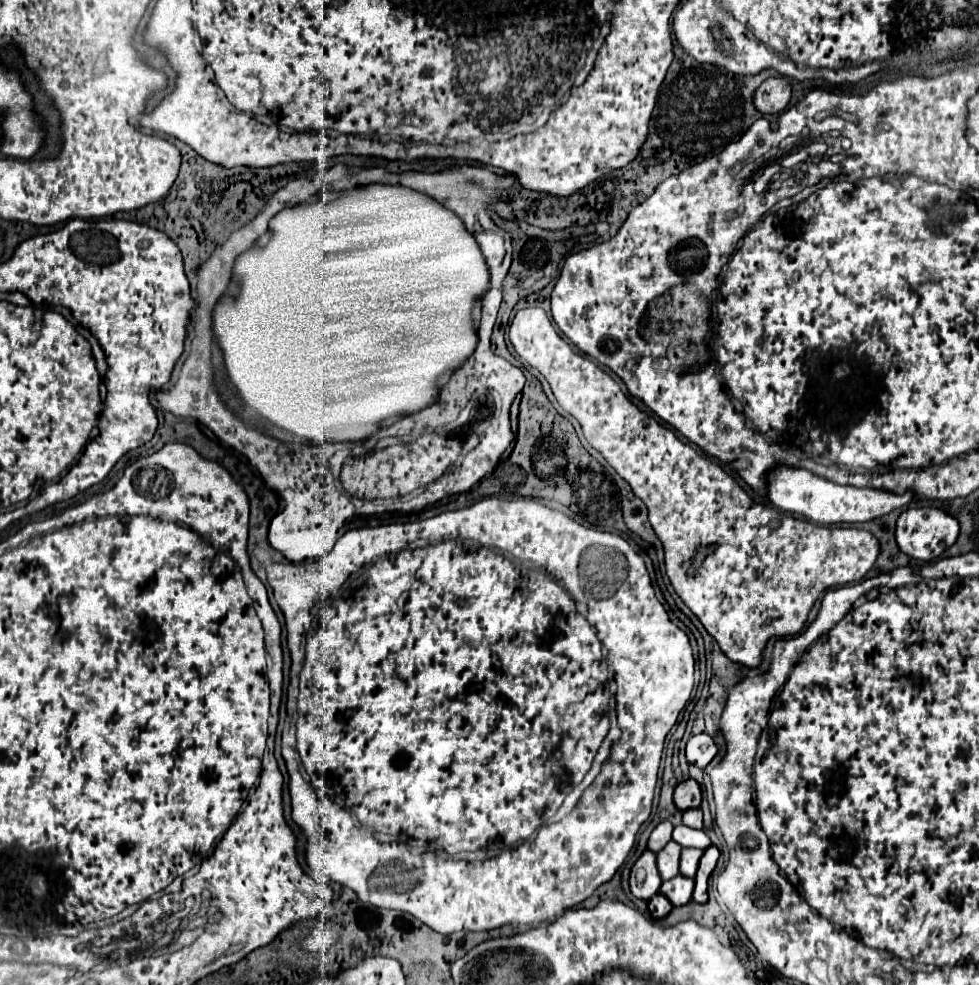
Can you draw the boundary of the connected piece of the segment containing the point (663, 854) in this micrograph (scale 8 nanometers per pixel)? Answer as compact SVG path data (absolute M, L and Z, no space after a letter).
M668 842L658 854L656 854L656 864L662 880L670 880L678 876L678 862L680 862L680 850L682 846L676 842Z

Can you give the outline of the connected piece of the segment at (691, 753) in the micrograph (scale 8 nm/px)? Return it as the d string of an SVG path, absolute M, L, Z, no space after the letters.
M706 732L692 736L686 744L686 758L690 764L696 764L698 768L706 768L716 754L718 746Z

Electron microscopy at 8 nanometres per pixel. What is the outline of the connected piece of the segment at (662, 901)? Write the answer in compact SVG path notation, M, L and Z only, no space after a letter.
M656 894L656 896L652 896L648 900L648 910L650 910L654 920L660 920L672 910L672 904L670 904L670 900L664 894Z

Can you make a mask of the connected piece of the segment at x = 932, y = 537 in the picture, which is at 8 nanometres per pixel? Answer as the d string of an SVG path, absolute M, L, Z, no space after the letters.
M920 506L920 508L904 510L900 514L898 524L896 524L896 542L898 542L900 550L904 554L908 554L910 558L928 562L932 558L938 558L946 548L950 548L956 542L958 532L960 532L958 520L954 516L950 516L946 510L934 508L934 506Z

